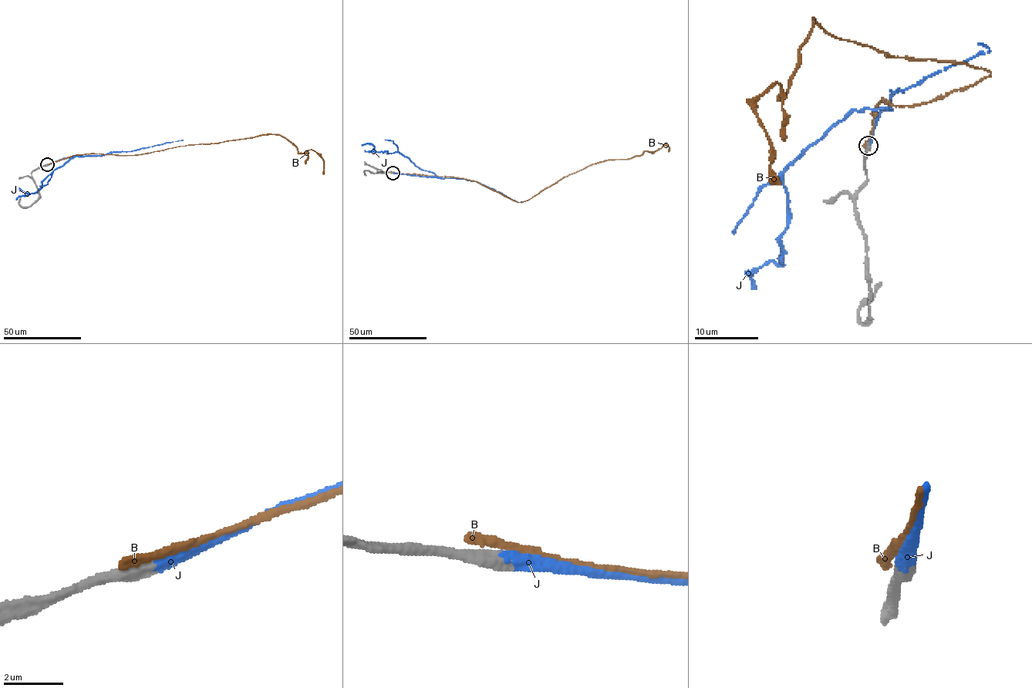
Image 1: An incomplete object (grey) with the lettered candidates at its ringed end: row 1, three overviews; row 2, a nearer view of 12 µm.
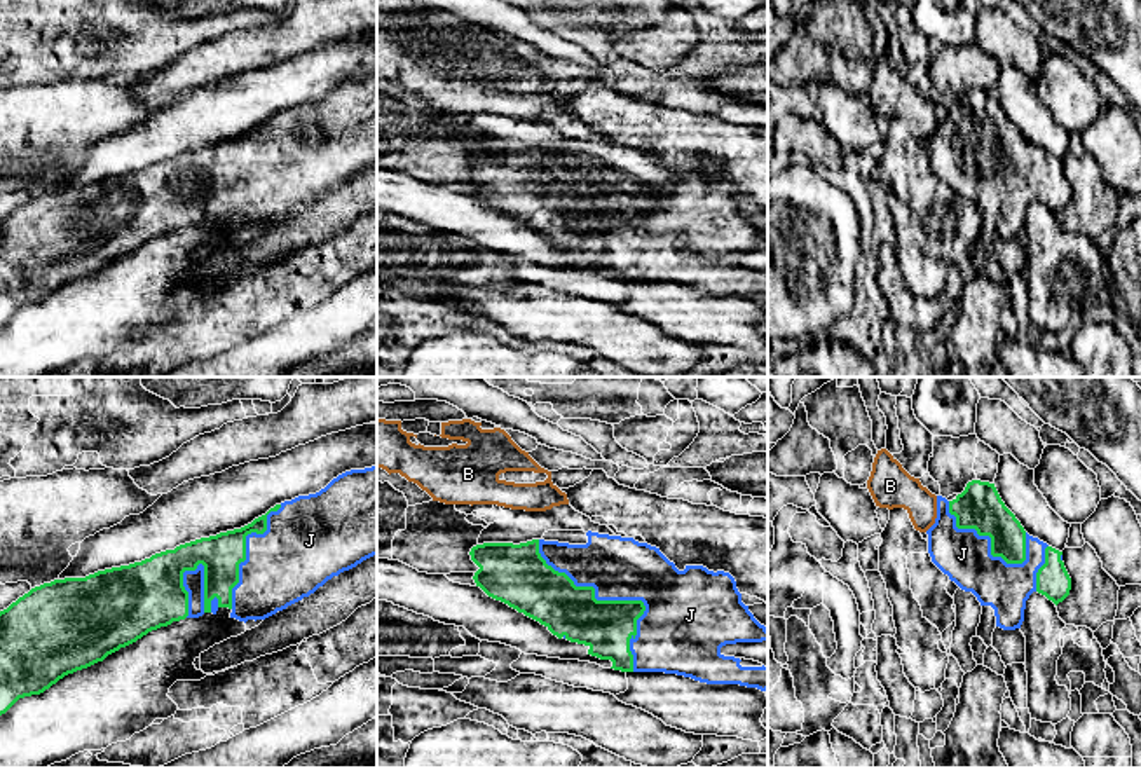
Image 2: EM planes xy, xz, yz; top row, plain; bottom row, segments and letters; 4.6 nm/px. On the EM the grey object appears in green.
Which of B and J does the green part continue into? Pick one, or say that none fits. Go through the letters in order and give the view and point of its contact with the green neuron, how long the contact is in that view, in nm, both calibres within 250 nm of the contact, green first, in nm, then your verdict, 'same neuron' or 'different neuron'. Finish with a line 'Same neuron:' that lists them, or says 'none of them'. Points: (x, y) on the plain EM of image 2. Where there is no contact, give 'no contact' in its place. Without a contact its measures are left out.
B: no contact | different neuron
J: xz (614, 210) | 750 nm | 240/280 nm | same neuron
Same neuron: J

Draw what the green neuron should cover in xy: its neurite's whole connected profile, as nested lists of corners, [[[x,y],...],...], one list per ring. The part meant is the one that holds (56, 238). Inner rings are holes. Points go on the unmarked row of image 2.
[[[377,75],[351,79],[316,103],[298,105],[270,117],[251,133],[201,147],[141,171],[65,187],[31,197],[0,220],[0,325],[19,307],[40,304],[68,283],[103,271],[152,239],[185,227],[229,216],[239,230],[265,229],[314,202],[333,185],[377,164]]]

